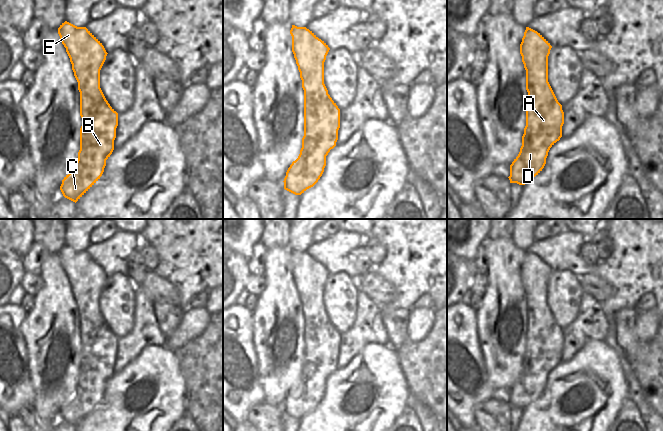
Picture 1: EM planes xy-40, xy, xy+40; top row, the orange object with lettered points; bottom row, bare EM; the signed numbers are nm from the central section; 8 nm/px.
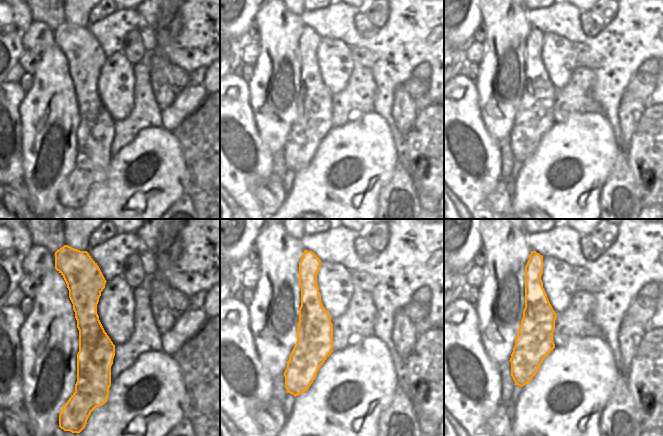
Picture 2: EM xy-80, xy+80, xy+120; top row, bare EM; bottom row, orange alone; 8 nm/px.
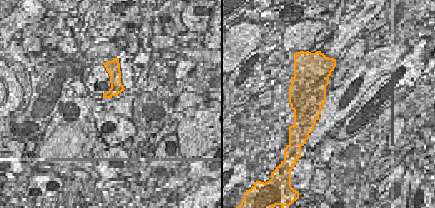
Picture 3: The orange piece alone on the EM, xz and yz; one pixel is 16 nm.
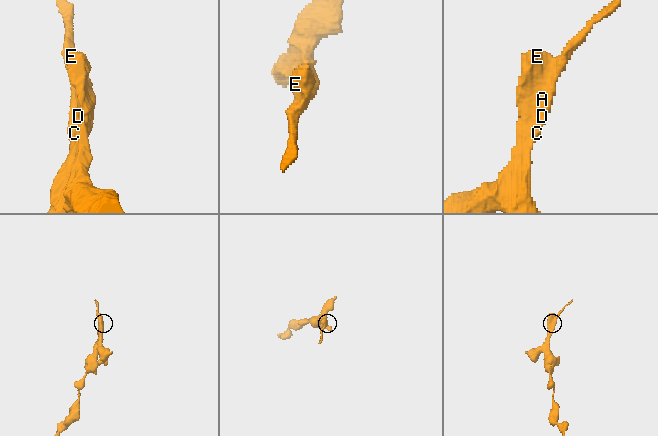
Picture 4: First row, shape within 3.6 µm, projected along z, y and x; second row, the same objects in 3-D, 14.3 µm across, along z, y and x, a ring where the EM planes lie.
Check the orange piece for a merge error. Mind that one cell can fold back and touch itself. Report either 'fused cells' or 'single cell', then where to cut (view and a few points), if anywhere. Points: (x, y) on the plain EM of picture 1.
single cell; cut none

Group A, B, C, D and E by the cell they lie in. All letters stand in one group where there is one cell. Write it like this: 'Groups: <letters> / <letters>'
Groups: A B C D E.

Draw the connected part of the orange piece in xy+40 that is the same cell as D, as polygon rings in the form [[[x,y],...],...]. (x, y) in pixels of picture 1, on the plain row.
[[[526,251],[520,278],[526,294],[526,314],[528,330],[526,332],[526,350],[522,360],[522,370],[518,380],[510,389],[510,407],[525,409],[538,399],[546,388],[550,372],[562,361],[564,336],[548,306],[548,280],[552,270],[537,255]]]

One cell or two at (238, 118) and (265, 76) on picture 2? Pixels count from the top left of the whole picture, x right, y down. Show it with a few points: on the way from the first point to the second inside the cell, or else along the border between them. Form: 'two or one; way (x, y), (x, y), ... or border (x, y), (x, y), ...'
two; border (248, 83), (248, 101), (255, 124)

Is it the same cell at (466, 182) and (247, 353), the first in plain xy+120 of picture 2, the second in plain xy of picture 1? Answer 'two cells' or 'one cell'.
one cell

